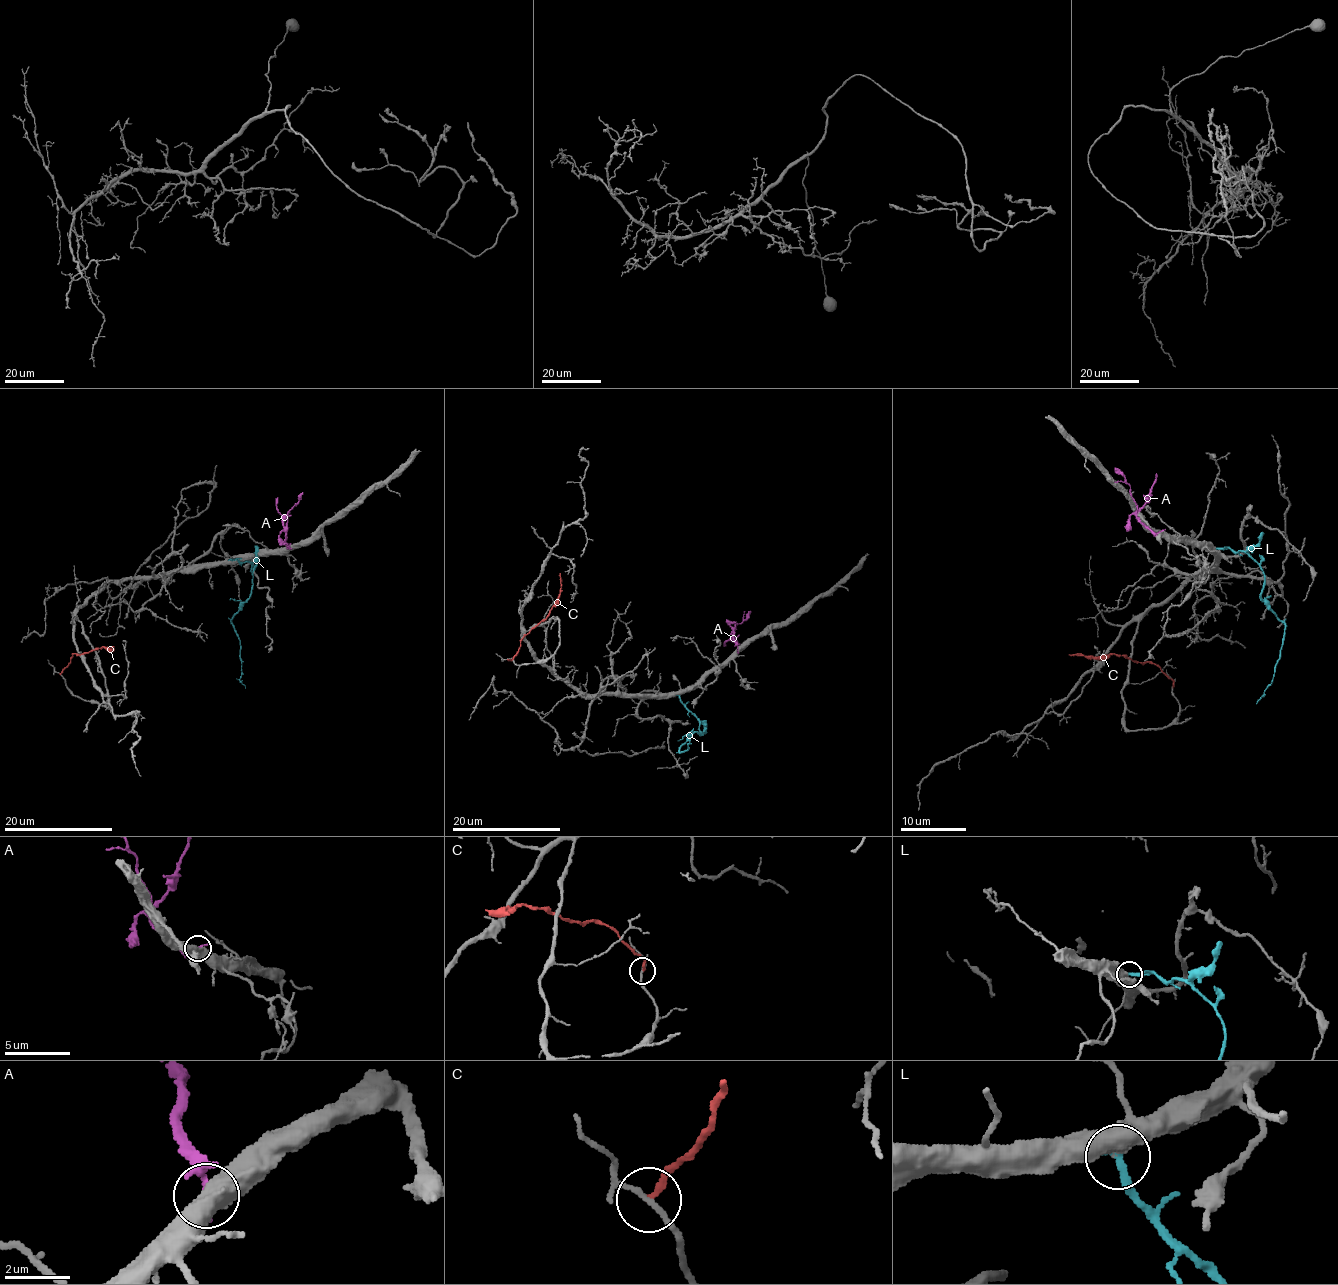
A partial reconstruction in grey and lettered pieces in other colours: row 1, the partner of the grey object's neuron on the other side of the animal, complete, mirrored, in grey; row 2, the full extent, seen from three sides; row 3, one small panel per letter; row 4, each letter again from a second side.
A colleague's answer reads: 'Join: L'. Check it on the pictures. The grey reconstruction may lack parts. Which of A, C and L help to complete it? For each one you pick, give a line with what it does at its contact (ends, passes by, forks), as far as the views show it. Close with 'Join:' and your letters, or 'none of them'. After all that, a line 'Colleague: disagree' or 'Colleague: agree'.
L: It ends there
Join: L
Colleague: agree

